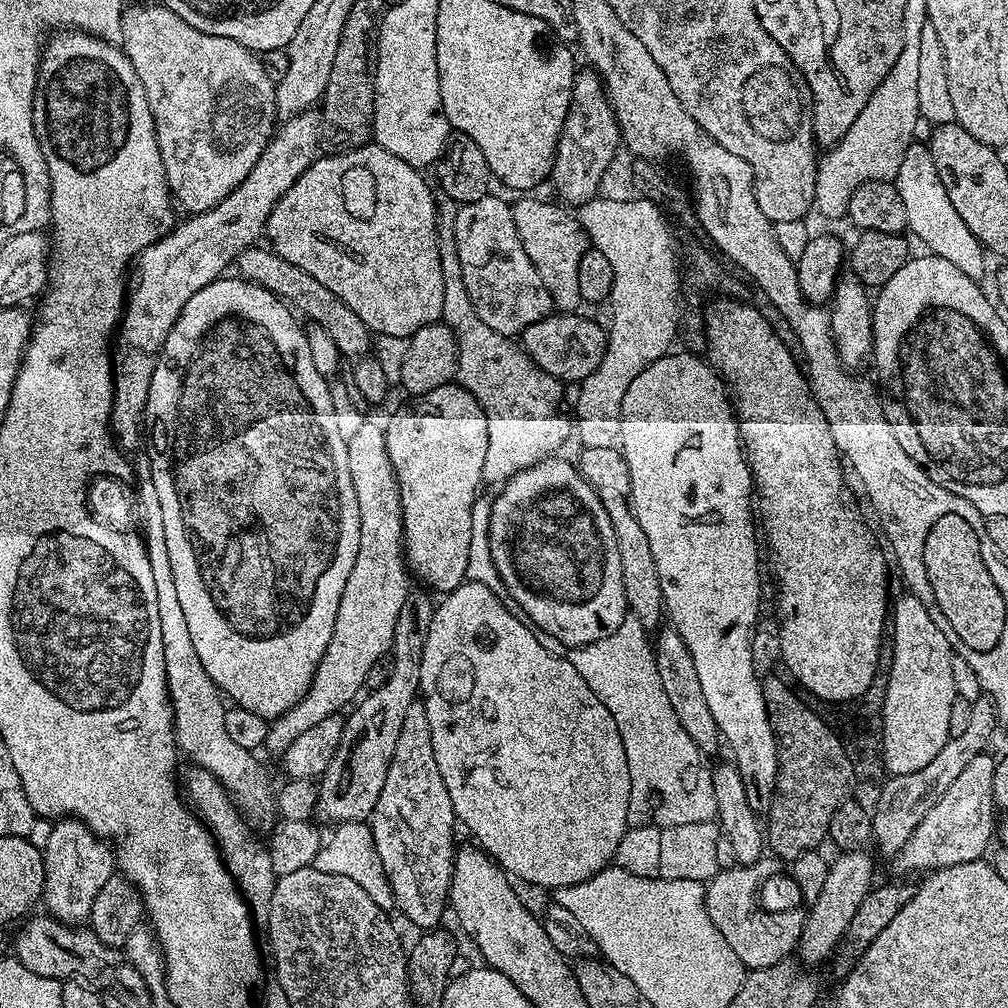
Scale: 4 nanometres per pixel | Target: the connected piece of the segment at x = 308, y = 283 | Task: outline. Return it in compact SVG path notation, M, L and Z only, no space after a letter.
M249 246L236 257L234 264L237 269L240 267L239 275L243 279L257 284L259 288L265 288L279 296L293 312L301 317L312 316L313 322L332 339L333 346L342 355L352 356L351 358L365 355L369 351L370 330L362 322L362 318L358 318L358 314L354 314L354 310L350 310L350 306L346 306L346 302L342 302L342 298L338 298L338 294L326 290L326 286L322 286L322 282L318 282L318 278L306 274L306 270L298 270L298 266L294 266L294 262L286 262L286 258L282 258L272 251L271 247L263 247Z

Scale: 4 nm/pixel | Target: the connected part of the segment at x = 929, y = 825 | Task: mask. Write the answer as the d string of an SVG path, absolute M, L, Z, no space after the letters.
M985 754L976 756L962 769L962 774L958 774L950 790L946 790L946 794L942 794L942 798L930 806L926 818L918 822L906 846L896 853L891 861L894 871L927 874L935 872L937 868L958 866L958 862L974 862L985 855L984 851L989 851L988 843L994 840L994 829L998 824L994 798L996 762L995 755Z

